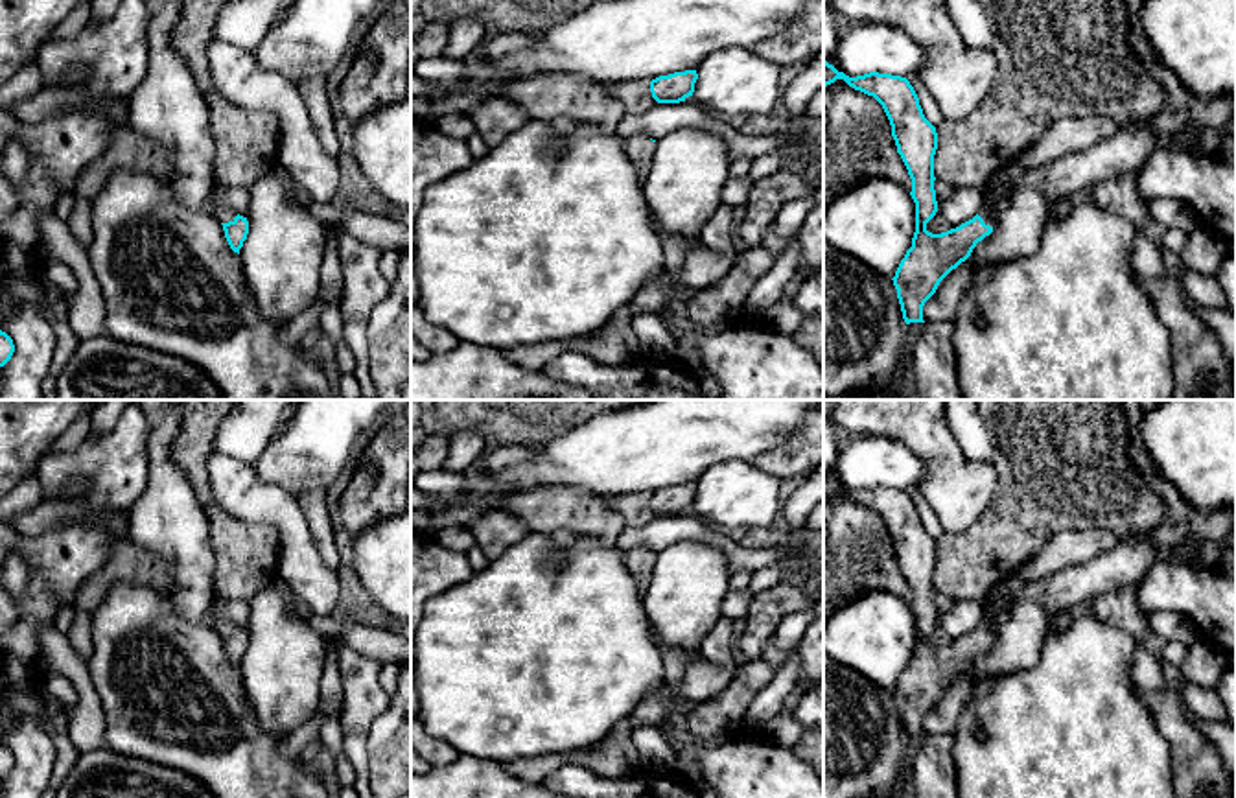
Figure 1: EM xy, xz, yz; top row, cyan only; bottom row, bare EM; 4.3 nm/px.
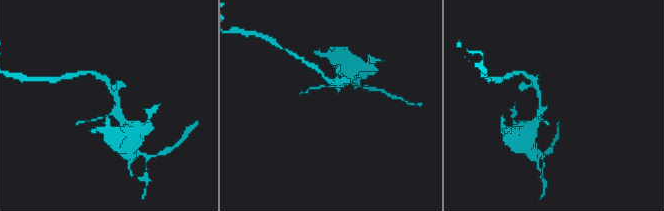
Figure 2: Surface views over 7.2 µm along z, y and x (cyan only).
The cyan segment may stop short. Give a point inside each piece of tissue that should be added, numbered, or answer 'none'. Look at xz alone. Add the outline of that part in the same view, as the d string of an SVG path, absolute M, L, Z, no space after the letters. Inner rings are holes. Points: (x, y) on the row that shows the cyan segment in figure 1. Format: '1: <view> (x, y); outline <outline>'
1: xz (641, 150); outline M632 136L626 140L626 151L643 181L650 170L656 153L656 142L647 136Z

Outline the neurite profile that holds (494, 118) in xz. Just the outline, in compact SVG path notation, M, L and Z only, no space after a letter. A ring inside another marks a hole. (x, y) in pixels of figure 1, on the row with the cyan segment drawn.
M490 96L468 116L475 123L477 133L483 136L488 147L496 147L508 135L532 120L523 107L499 96Z

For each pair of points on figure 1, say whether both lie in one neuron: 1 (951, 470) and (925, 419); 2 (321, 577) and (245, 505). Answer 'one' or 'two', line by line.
1: one
2: one

